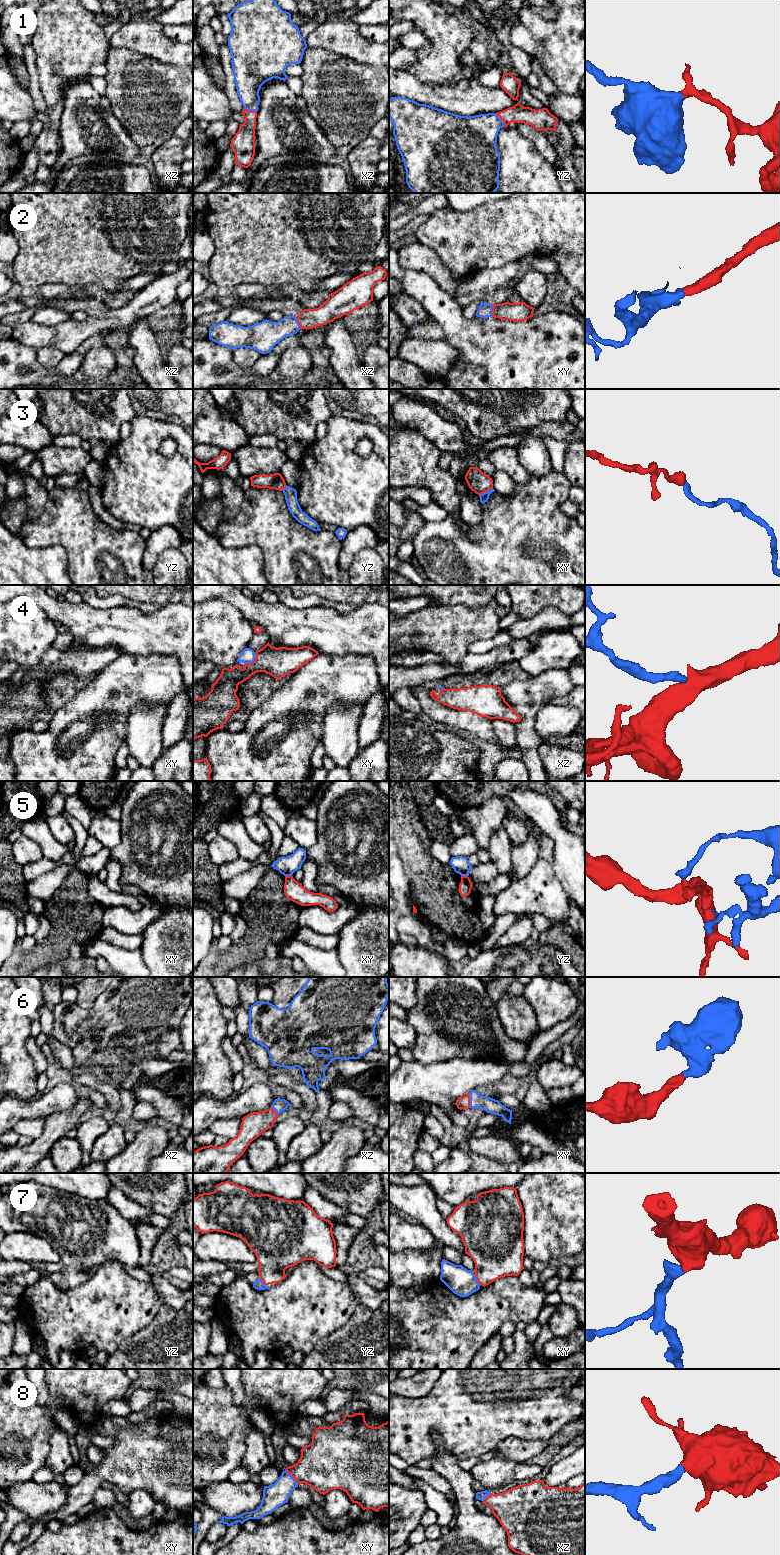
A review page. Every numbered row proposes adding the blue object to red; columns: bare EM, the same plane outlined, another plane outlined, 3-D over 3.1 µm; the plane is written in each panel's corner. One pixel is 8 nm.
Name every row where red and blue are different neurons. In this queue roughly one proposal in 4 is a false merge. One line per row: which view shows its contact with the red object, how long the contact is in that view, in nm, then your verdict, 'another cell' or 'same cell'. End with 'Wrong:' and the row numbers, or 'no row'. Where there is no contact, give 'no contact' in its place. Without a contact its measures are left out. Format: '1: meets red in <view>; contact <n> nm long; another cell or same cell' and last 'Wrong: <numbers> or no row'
1: meets red in yz; contact 130 nm long; same cell
2: meets red in xz; contact 110 nm long; same cell
3: meets red in xy; contact 130 nm long; another cell
4: meets red in xy; contact 110 nm long; same cell
5: meets red in xy; contact 60 nm long; another cell
6: meets red in xy; contact 130 nm long; same cell
7: meets red in xy; contact 80 nm long; same cell
8: meets red in xy; contact 160 nm long; same cell
Wrong: 3, 5

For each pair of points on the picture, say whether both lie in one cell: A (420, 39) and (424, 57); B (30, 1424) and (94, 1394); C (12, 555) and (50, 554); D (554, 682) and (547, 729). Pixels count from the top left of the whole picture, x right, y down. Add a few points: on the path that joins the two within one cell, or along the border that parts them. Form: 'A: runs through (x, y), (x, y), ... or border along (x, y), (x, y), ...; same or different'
A: border along (413, 27), (419, 30), (427, 40), (414, 51); different
B: runs through (46, 1414), (66, 1394), (78, 1394); same
C: runs through (21, 555), (41, 555); same
D: border along (548, 702), (540, 707), (534, 722); different

